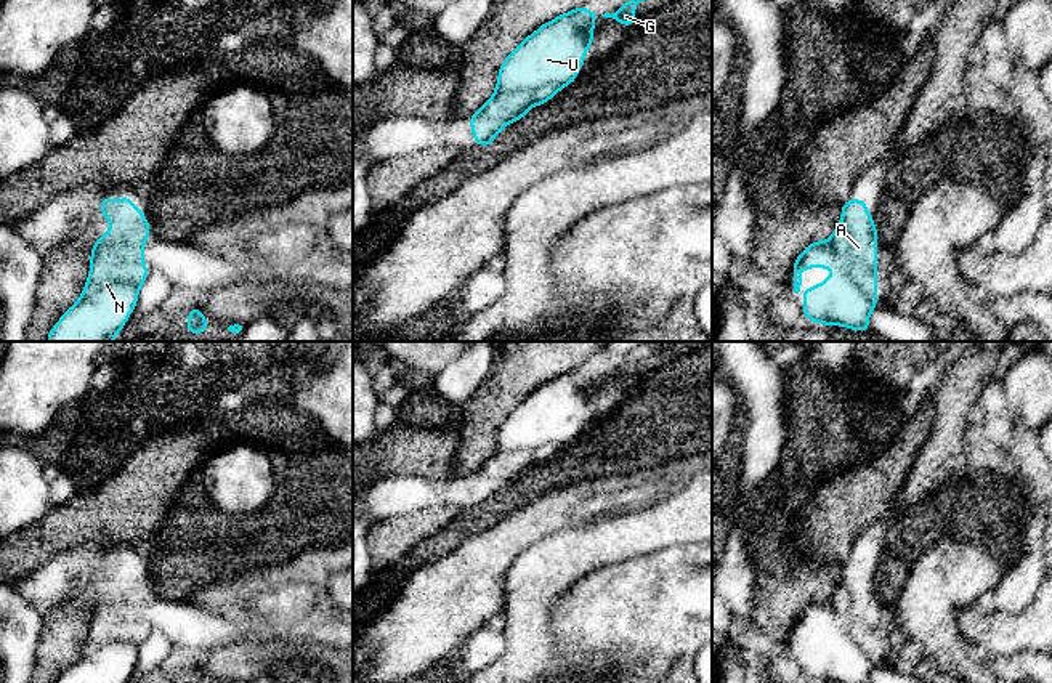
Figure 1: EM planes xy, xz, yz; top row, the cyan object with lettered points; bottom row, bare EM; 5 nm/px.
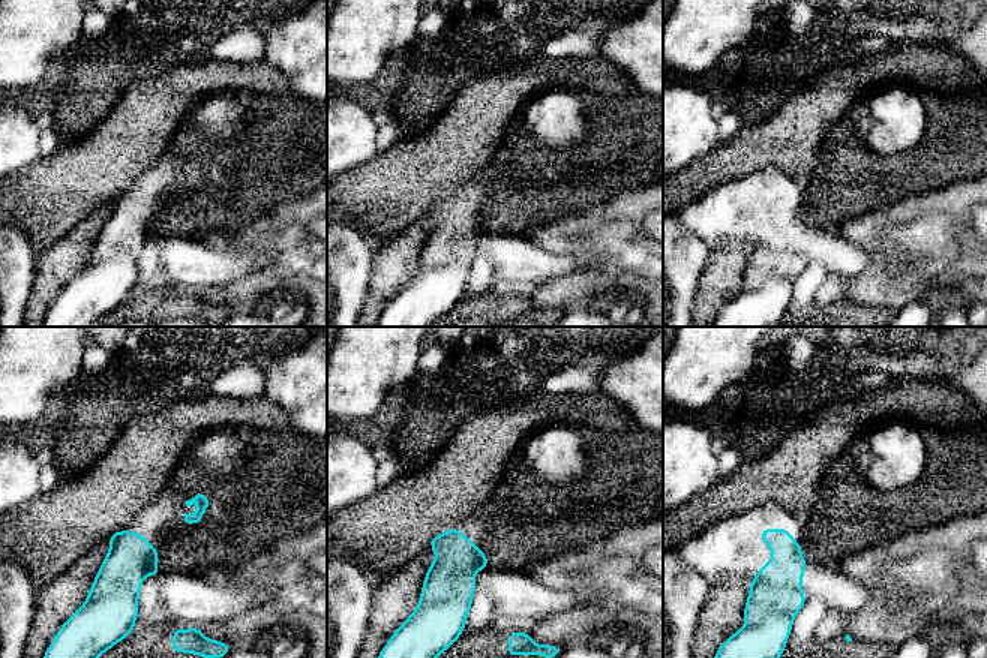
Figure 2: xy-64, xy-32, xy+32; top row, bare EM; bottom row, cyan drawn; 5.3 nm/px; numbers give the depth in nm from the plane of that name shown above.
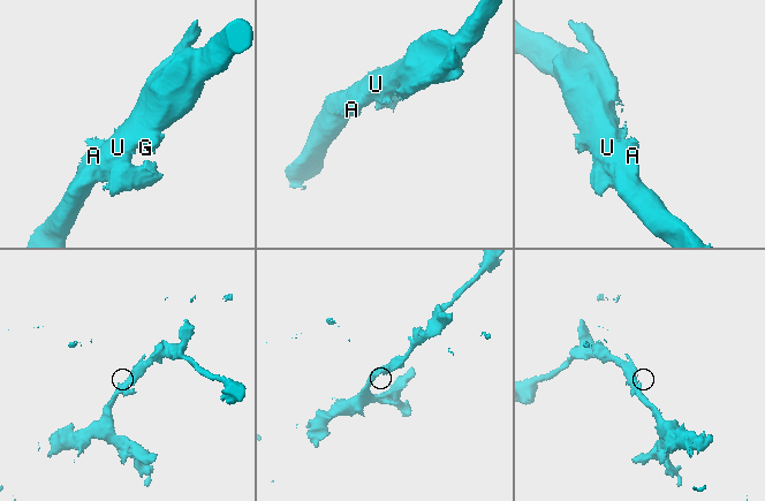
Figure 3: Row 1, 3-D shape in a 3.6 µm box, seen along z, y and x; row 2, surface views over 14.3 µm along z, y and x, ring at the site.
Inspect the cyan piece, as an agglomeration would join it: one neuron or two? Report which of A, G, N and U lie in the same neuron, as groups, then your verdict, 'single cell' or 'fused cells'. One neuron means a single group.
A G N U | single cell

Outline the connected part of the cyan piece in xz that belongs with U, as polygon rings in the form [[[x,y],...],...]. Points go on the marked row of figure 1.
[[[574,8],[544,22],[528,35],[500,64],[494,95],[470,114],[473,141],[491,146],[496,135],[510,122],[539,109],[561,88],[579,77],[585,50],[593,45],[593,26],[598,14],[590,8]]]

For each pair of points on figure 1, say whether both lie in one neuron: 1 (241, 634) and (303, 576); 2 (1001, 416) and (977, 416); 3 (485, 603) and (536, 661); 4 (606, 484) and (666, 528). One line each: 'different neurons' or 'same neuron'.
1: different neurons
2: same neuron
3: different neurons
4: different neurons

